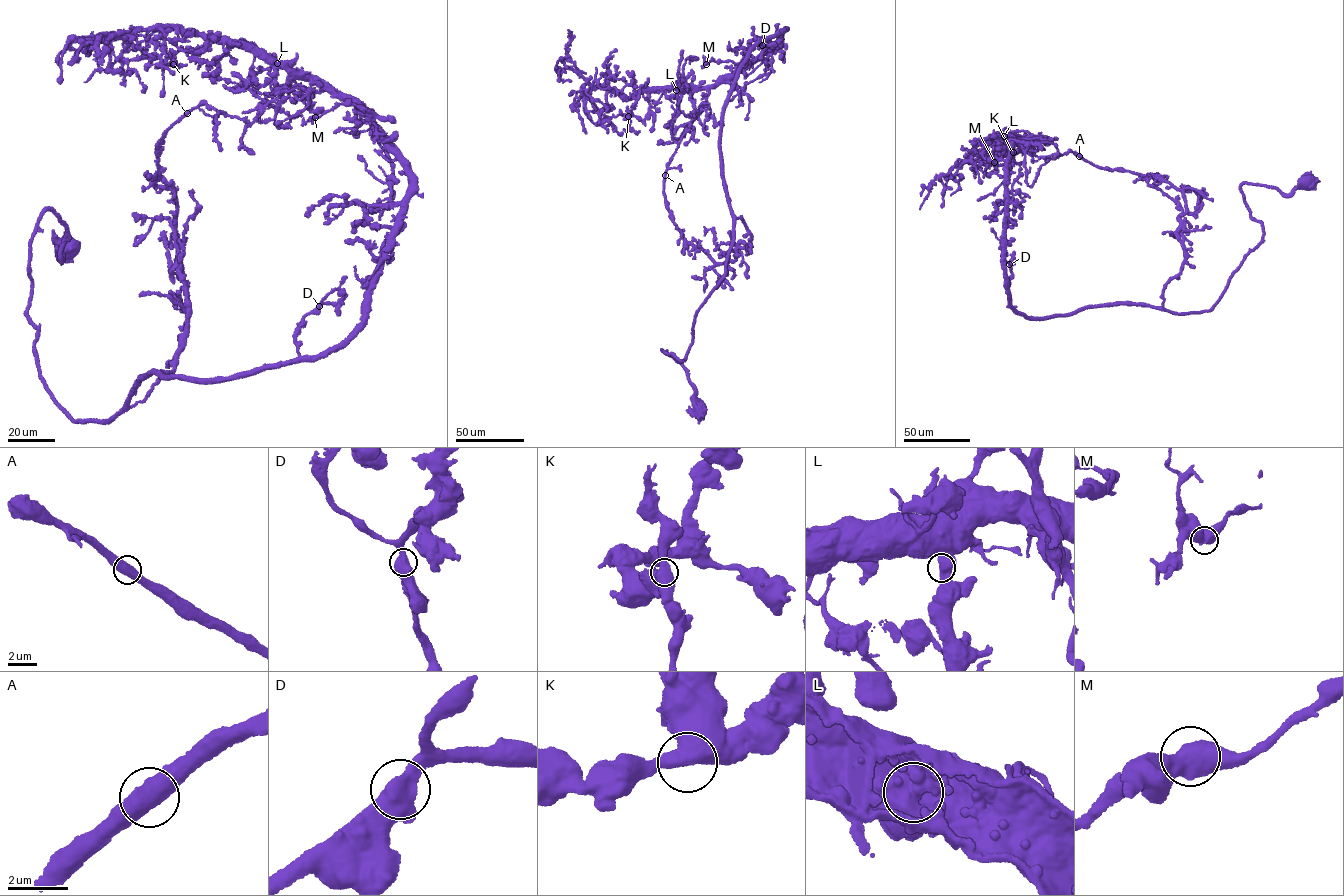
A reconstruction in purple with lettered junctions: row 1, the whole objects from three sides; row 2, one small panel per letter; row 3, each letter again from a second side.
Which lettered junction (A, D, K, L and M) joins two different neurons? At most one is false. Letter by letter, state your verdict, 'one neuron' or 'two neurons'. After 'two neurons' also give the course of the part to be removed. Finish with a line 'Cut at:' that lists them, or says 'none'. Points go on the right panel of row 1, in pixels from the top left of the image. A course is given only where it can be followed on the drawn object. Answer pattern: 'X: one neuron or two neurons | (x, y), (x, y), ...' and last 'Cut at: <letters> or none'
A: one neuron
D: one neuron
K: one neuron
L: one neuron
M: one neuron
Cut at: none

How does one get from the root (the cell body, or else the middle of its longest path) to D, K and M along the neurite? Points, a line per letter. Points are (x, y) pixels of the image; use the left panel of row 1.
D: (69, 253), (47, 209), (27, 316), (76, 421), (107, 420), (157, 370), (292, 362), (319, 306)
K: (69, 253), (47, 209), (27, 316), (76, 421), (362, 321), (399, 149), (250, 51), (173, 64)
M: (69, 253), (47, 209), (27, 316), (76, 421), (157, 370), (327, 354), (410, 179), (366, 109), (315, 117)

